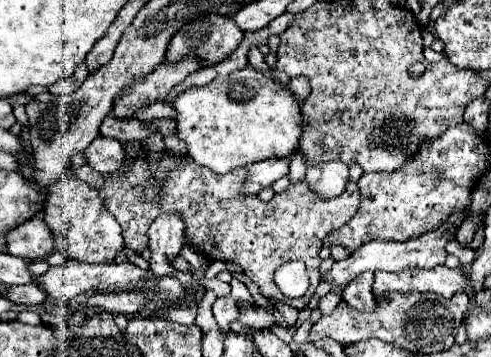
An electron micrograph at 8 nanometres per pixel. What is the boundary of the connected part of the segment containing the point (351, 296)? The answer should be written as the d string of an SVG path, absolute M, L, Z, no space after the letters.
M372 271L360 273L354 281L350 281L348 287L342 289L342 299L358 311L372 311L372 307L376 305L374 297L370 297L372 295L372 283L374 283Z

